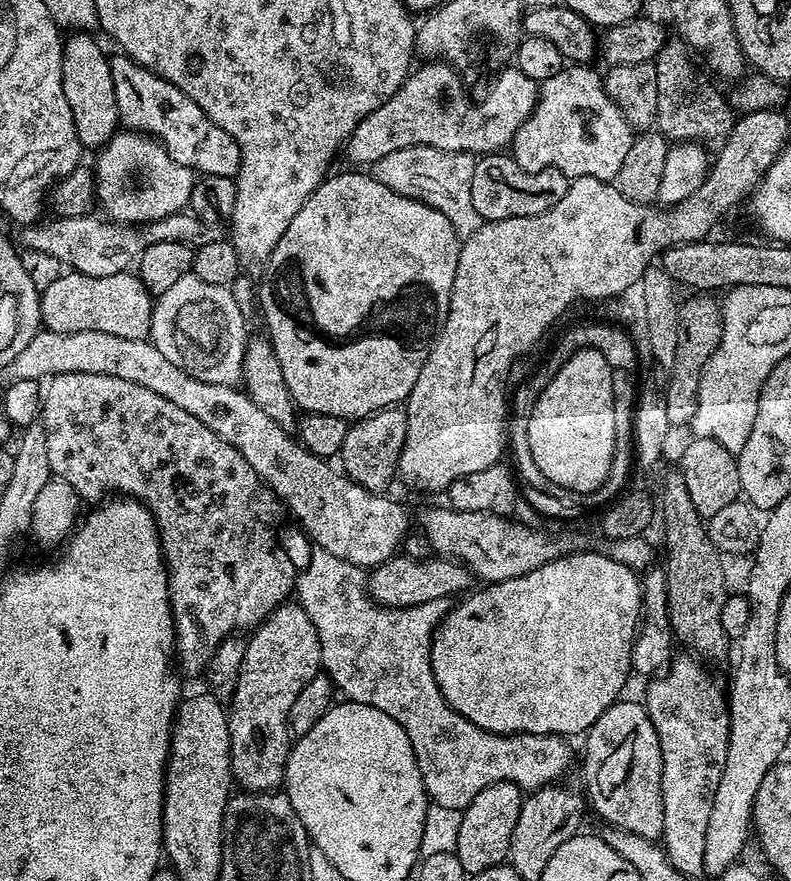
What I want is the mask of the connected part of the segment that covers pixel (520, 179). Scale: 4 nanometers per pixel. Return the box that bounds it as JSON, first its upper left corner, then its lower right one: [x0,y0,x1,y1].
[470,154,570,221]

